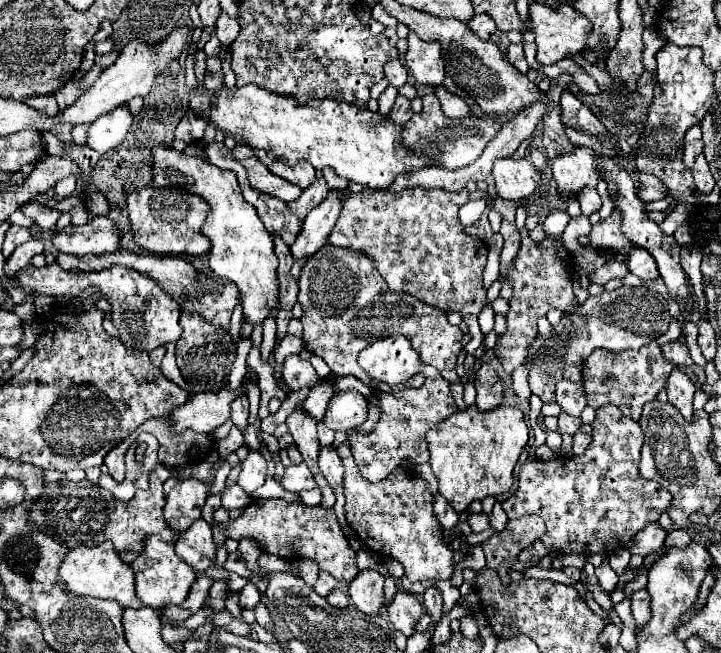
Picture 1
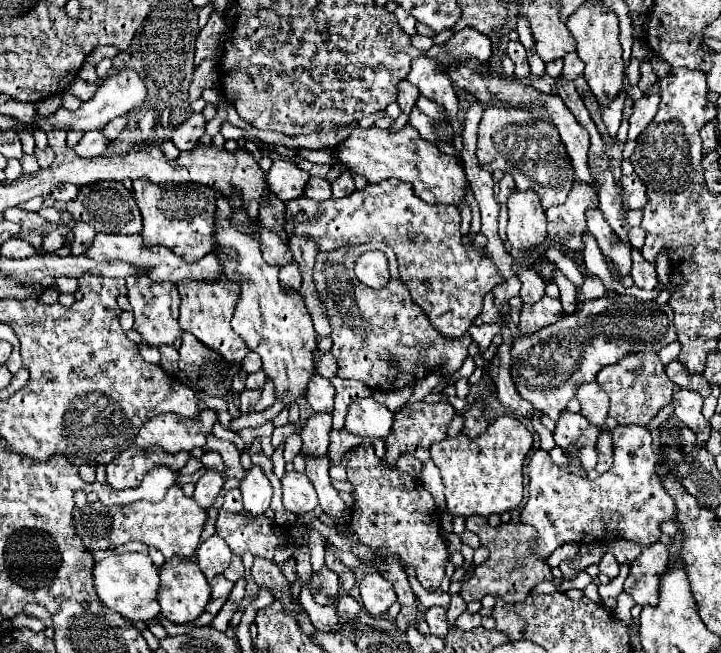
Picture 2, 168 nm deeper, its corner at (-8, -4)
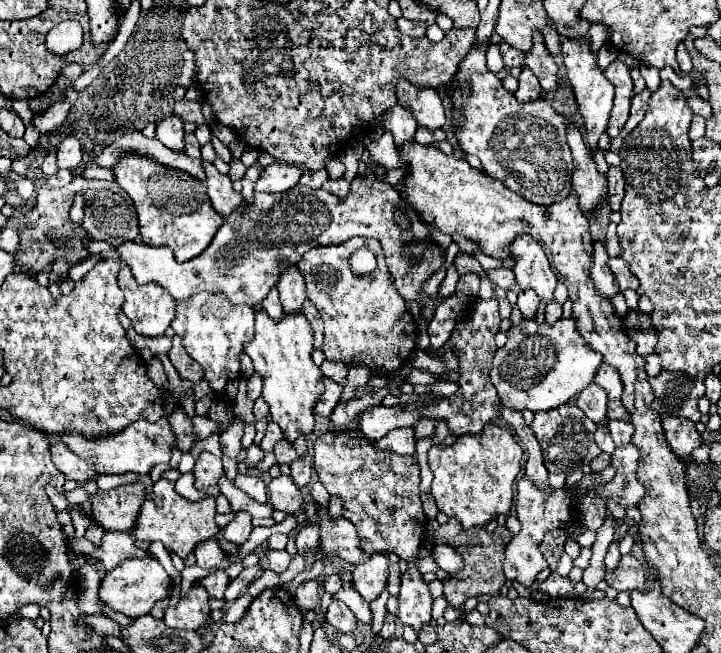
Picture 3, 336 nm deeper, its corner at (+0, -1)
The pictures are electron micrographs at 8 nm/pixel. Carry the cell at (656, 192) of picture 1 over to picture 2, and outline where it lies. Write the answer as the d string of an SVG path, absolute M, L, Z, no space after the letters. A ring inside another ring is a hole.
M622 175L620 179L622 185L622 205L624 209L632 211L632 209L640 209L646 203L646 187L642 185L642 181L638 181L638 175Z

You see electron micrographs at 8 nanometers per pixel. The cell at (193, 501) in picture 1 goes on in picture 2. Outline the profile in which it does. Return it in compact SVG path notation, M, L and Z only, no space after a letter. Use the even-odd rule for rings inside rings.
M206 469L206 473L196 483L194 499L198 501L198 505L202 505L204 509L208 509L212 505L212 501L216 499L216 495L220 493L222 485L224 485L222 473L216 471L216 469Z

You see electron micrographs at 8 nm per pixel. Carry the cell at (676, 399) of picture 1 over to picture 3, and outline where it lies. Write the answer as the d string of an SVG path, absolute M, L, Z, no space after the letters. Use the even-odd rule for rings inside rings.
M662 418L662 426L670 448L680 458L688 458L690 452L702 444L700 432L694 428L694 422L686 422L686 418Z

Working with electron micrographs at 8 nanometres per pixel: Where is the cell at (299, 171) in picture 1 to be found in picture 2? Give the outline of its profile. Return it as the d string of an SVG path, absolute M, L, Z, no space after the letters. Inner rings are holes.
M276 159L266 175L266 183L270 191L276 193L280 201L290 201L304 195L302 189L308 179L310 175L302 171L292 159Z

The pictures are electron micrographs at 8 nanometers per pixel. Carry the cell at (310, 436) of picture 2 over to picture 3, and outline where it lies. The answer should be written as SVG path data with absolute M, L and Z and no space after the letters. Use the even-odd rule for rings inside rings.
M304 454L304 456L300 456L300 458L296 458L292 464L290 464L290 468L292 468L292 480L296 482L296 486L298 488L304 488L304 486L308 486L308 482L310 482L310 476L312 476L312 456L310 454Z

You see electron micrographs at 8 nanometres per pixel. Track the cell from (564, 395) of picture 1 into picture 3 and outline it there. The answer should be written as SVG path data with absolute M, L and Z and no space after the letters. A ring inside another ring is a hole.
M588 384L576 400L578 408L584 410L584 414L592 420L592 422L602 422L606 418L606 392L596 386L596 384Z

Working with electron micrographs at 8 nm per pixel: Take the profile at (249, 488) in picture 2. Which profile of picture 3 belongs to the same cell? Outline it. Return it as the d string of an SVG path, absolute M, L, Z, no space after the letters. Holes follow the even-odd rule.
M236 512L234 520L224 528L224 538L234 544L244 544L252 532L252 516L248 512Z

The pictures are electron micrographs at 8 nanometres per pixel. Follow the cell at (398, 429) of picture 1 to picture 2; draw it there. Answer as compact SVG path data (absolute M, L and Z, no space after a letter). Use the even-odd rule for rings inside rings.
M418 401L414 405L408 405L404 411L398 411L396 417L398 421L394 421L394 433L390 433L390 437L386 437L386 457L384 461L388 465L396 465L400 455L414 455L416 459L420 459L422 463L426 463L430 459L430 445L436 441L442 441L446 437L446 429L448 423L452 421L452 417L456 415L454 407L448 403L436 403L436 405L428 405L424 401Z

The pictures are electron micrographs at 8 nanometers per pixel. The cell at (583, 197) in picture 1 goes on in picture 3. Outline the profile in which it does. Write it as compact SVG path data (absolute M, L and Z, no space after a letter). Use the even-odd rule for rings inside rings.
M596 240L594 242L594 260L592 260L592 268L590 268L590 276L596 284L596 288L600 290L600 294L604 294L606 298L612 298L620 288L618 282L614 282L614 274L610 274L610 266L608 266L608 248L604 240Z

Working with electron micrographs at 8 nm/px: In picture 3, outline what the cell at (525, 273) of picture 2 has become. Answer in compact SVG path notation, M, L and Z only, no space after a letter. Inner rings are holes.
M520 290L516 304L518 304L524 318L532 318L538 304L540 304L540 298L534 294L534 290Z

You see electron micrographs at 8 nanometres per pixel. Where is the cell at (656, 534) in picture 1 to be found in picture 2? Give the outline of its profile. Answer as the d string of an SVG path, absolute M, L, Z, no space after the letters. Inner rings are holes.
M654 543L630 565L630 575L624 581L624 591L638 605L656 605L660 577L668 571L668 549L662 543Z

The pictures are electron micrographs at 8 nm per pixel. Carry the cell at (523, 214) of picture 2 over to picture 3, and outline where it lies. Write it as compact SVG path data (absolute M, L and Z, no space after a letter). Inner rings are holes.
M522 234L522 238L514 238L512 242L512 256L516 260L514 274L520 288L536 290L542 304L550 302L558 276L550 270L542 246L534 242L534 238L530 238L528 234Z

